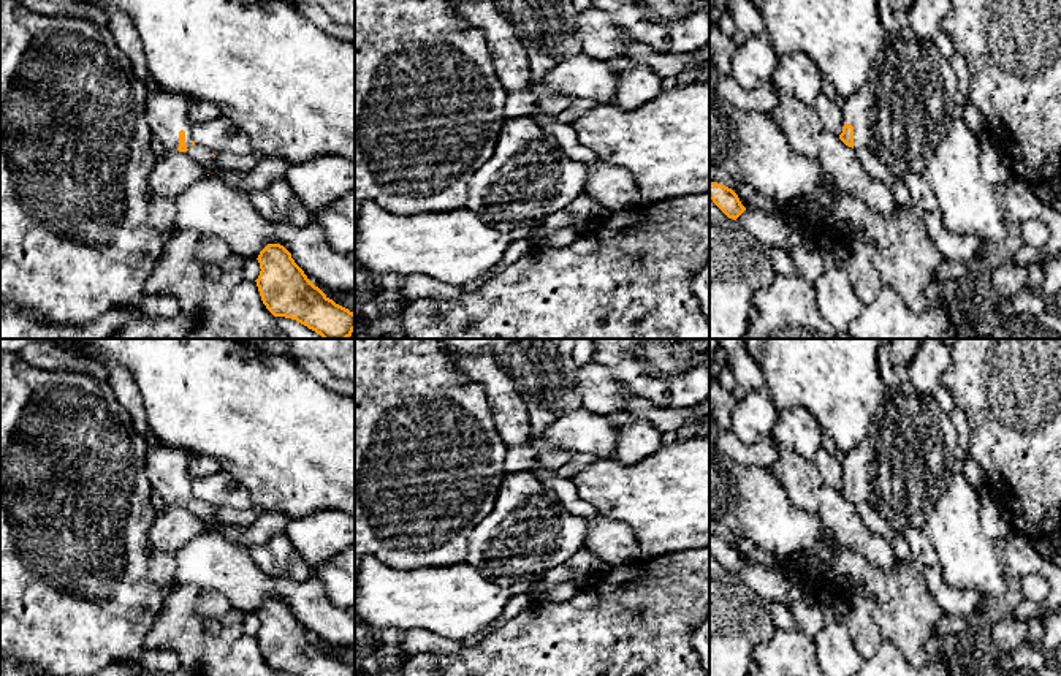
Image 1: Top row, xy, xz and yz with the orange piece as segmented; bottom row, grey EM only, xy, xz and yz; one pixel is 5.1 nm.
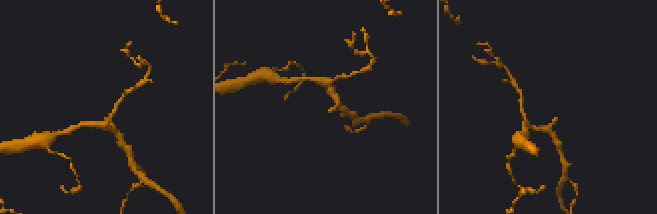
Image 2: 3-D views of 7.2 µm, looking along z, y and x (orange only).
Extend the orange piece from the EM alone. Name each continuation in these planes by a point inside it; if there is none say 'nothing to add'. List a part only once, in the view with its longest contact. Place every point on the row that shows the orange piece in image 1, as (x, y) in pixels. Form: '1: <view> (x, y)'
1: xy (168, 113)

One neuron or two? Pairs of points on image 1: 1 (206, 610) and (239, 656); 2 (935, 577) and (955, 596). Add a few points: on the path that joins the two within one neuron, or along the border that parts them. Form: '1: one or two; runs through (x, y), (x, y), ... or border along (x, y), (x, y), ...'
1: two; border along (201, 591), (195, 613), (203, 622)
2: one; runs through (938, 583), (949, 594)

